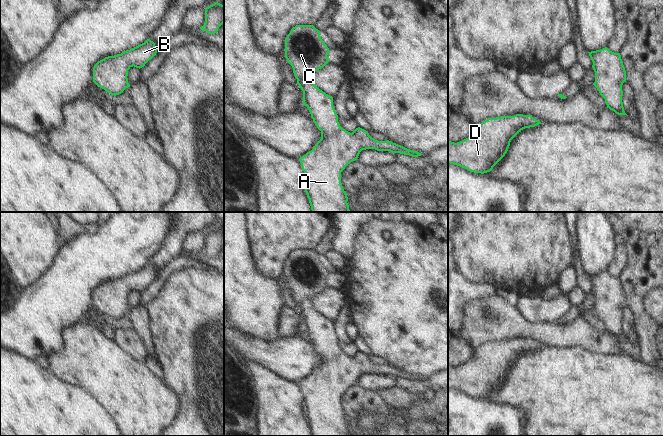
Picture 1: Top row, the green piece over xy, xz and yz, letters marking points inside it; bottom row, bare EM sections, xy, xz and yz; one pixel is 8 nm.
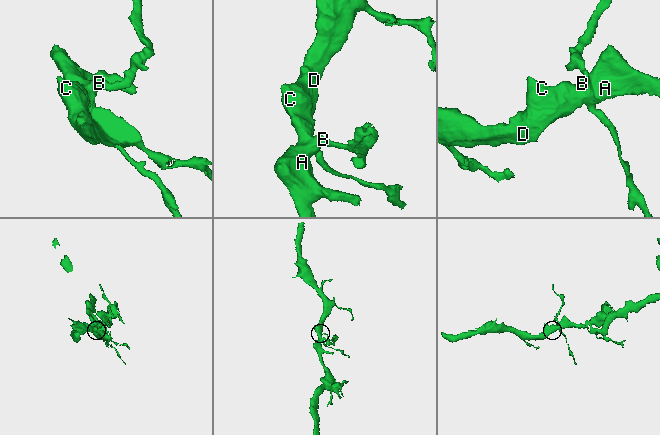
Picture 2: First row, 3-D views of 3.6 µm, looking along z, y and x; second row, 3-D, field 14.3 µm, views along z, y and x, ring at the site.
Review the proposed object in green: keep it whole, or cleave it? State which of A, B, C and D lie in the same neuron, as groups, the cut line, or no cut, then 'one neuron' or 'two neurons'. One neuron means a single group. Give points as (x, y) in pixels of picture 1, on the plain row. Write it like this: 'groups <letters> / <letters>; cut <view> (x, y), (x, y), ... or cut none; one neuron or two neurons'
groups A B C D; cut none; one neuron

